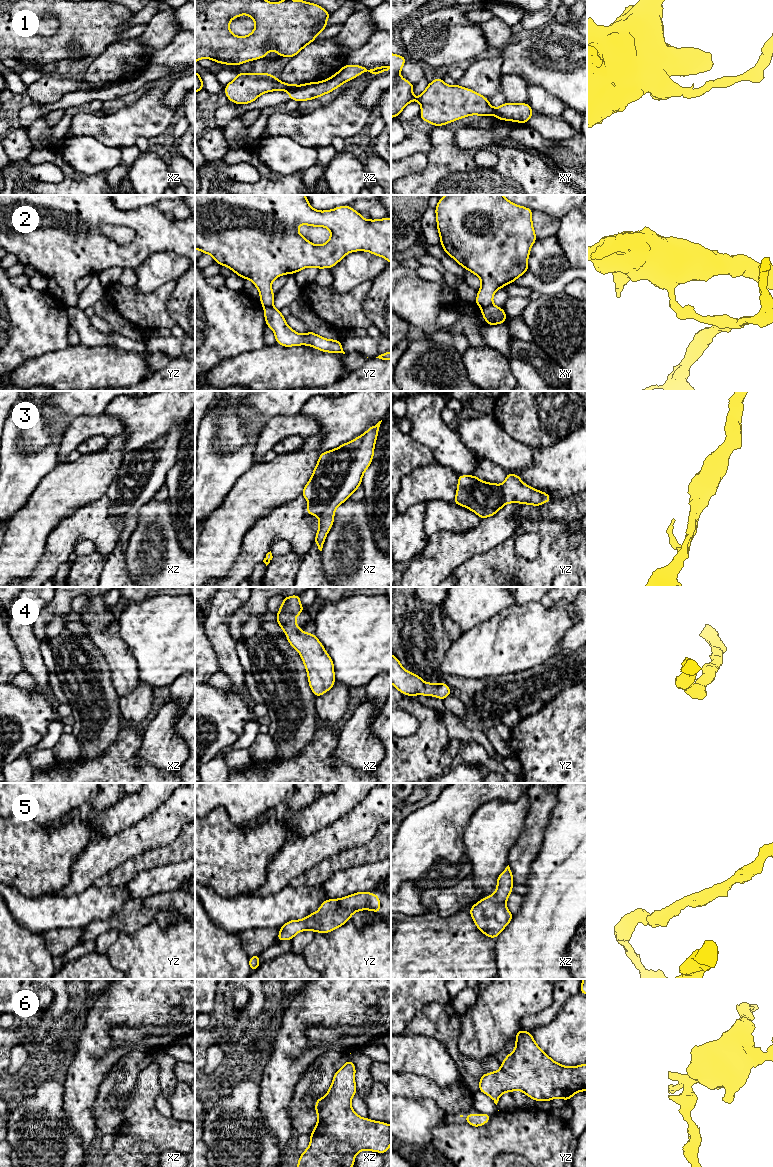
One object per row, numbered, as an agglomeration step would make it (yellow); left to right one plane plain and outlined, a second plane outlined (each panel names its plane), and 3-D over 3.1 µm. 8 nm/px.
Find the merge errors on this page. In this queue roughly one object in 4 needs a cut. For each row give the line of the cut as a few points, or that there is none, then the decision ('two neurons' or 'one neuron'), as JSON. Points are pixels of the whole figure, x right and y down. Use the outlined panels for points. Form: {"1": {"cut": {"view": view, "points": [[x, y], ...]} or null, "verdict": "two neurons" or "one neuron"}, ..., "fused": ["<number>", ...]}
{"1": {"cut": {"view": "xz", "points": [[300, 86], [290, 91]]}, "verdict": "two neurons"}, "2": {"cut": {"view": "xy", "points": [[491, 303], [482, 308]]}, "verdict": "two neurons"}, "3": {"cut": null, "verdict": "one neuron"}, "4": {"cut": null, "verdict": "one neuron"}, "5": {"cut": null, "verdict": "one neuron"}, "6": {"cut": null, "verdict": "one neuron"}, "fused": ["1", "2"]}

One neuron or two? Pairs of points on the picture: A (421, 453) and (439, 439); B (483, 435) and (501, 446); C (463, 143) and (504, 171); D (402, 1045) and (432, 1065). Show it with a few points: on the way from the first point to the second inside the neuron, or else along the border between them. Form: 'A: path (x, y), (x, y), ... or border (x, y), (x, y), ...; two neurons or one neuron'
A: border (409, 434), (427, 446), (436, 460); two neurons
B: path (487, 438), (497, 446); one neuron
C: border (453, 135), (453, 141), (461, 149), (476, 150); two neurons
D: path (409, 1052), (422, 1055), (425, 1058); one neuron

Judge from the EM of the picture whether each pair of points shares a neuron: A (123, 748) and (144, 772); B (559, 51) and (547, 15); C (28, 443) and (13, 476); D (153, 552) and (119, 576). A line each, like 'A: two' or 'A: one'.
A: one
B: two
C: two
D: two

